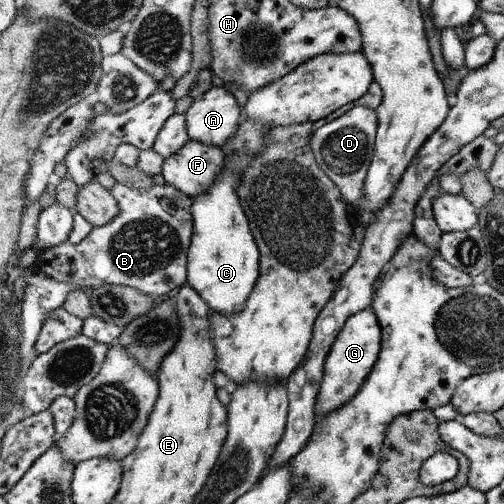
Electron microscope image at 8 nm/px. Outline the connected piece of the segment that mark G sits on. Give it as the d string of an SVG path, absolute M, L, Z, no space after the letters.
M369 306L349 320L346 320L345 326L341 332L338 332L337 340L333 348L326 356L325 376L322 378L320 392L318 392L317 404L314 406L318 417L328 414L328 410L336 411L342 408L350 398L354 398L364 384L366 376L374 368L378 354L380 354L380 342L382 342L382 330L378 324L378 318L374 314L373 308Z

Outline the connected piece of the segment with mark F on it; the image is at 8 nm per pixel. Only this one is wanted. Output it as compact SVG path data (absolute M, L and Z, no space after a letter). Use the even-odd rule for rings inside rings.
M190 139L180 152L164 159L161 173L166 184L194 200L216 182L224 166L224 157L225 152L220 147Z

